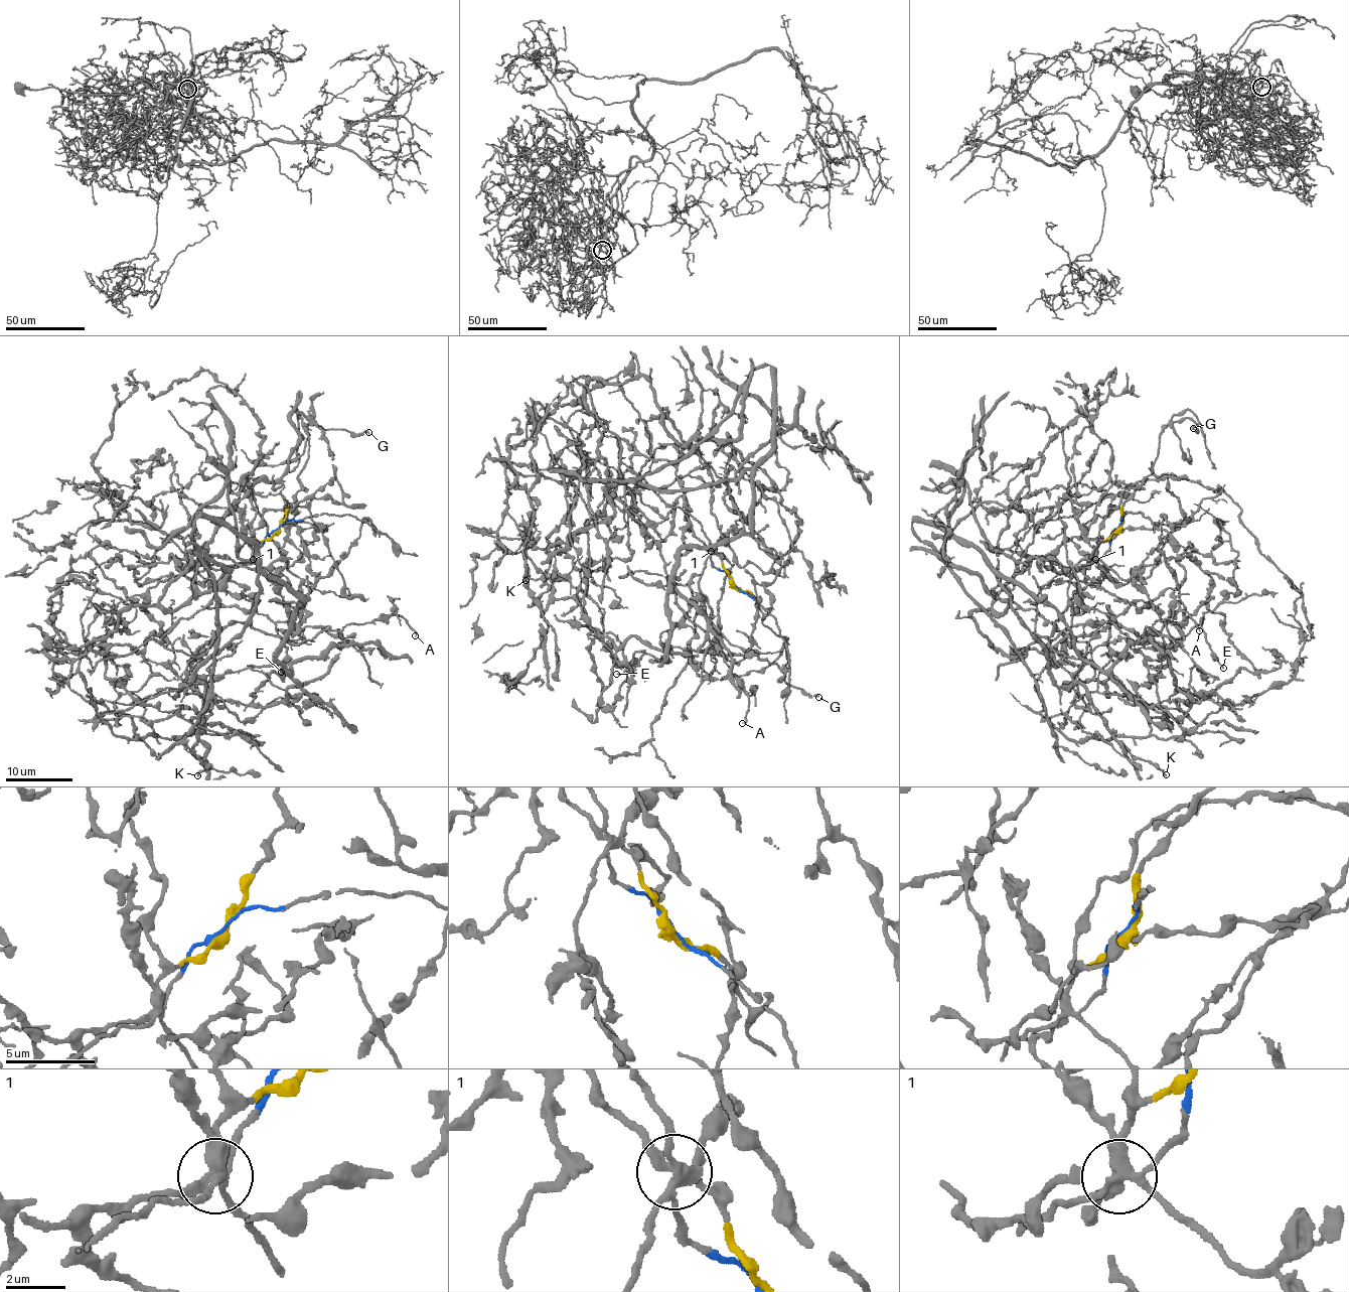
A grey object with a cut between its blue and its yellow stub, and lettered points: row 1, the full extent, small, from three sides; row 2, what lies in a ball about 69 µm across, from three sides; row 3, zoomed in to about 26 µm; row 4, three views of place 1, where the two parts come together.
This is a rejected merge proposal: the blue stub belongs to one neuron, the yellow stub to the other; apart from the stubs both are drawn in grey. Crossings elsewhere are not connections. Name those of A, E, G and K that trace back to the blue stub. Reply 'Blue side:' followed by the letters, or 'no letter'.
Blue side: A, E

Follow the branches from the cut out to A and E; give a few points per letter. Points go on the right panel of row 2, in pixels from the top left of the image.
A: (1116, 527), (1101, 556), (1073, 571), (1053, 650), (1082, 659), (1102, 622), (1138, 641), (1178, 611), (1199, 630)
E: (1116, 527), (1101, 561), (1148, 597), (1172, 636), (1181, 638), (1199, 618), (1223, 669)

